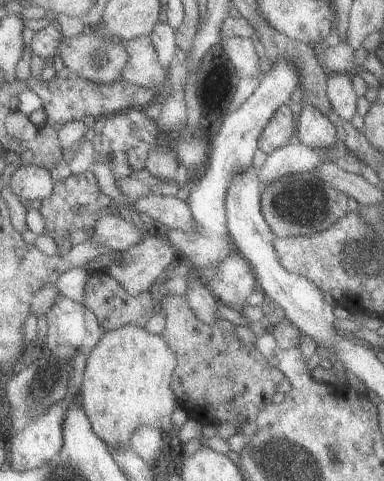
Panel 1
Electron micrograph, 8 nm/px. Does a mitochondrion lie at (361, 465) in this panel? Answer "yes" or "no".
no

